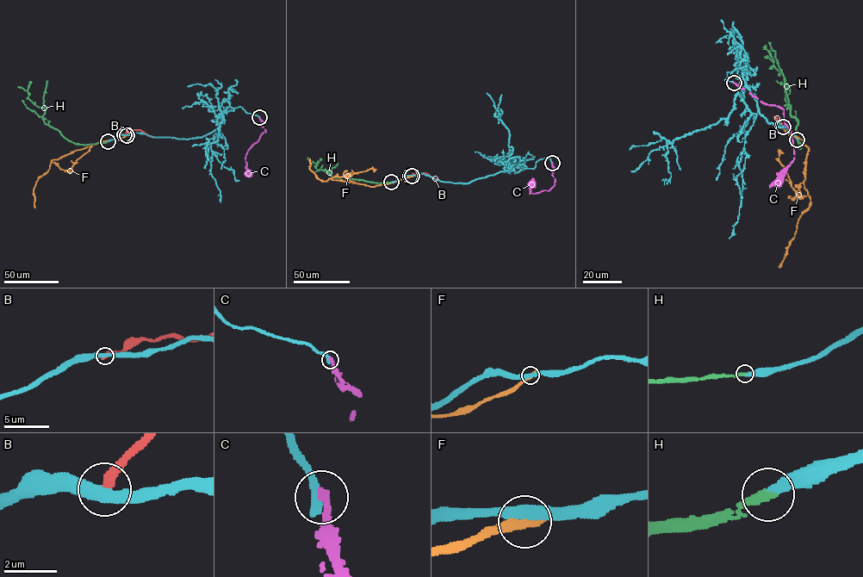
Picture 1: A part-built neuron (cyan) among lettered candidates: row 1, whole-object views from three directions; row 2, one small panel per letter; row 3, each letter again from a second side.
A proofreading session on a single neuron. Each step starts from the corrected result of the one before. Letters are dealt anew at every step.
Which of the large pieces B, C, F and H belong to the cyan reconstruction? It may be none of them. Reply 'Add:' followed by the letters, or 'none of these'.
Add: H

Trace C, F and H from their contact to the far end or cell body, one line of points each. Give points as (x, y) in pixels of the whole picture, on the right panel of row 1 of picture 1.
C: (734, 83), (760, 101), (783, 109), (784, 120), (792, 139), (793, 161), (769, 187)
F: (782, 127), (809, 148), (804, 181), (810, 203), (798, 219), (794, 237), (779, 268)
H: (797, 139), (800, 148), (795, 134), (798, 121), (790, 114), (785, 77), (773, 65), (770, 52), (765, 45)

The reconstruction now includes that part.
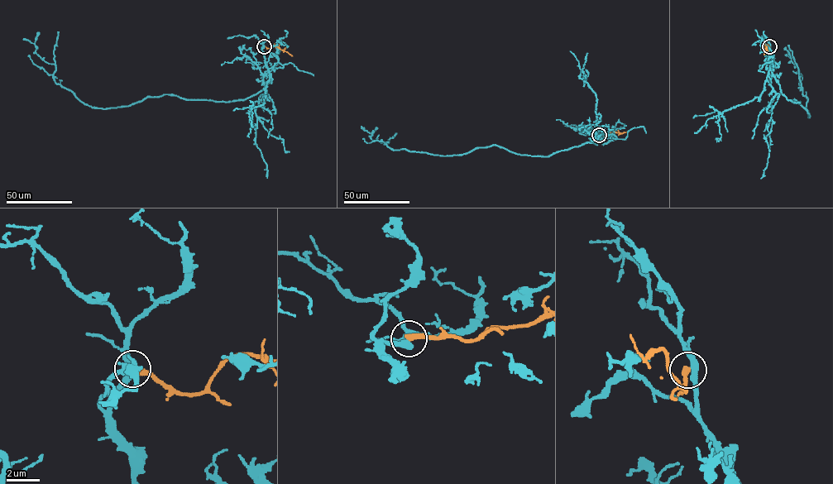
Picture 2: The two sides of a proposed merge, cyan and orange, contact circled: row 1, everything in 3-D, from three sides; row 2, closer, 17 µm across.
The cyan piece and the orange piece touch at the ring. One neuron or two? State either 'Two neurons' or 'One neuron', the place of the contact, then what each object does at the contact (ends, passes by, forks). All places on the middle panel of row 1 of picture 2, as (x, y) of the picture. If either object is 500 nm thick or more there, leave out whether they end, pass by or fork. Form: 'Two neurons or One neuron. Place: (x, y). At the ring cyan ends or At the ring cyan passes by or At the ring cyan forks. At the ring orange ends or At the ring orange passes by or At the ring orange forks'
Two neurons. Place: (599, 135). At the ring cyan passes by. At the ring orange ends

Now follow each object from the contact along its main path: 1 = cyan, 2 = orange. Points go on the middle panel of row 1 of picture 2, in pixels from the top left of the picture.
1: (599, 135), (548, 156), (495, 145), (440, 155), (392, 150), (371, 138), (376, 128)
2: (599, 135), (627, 131)

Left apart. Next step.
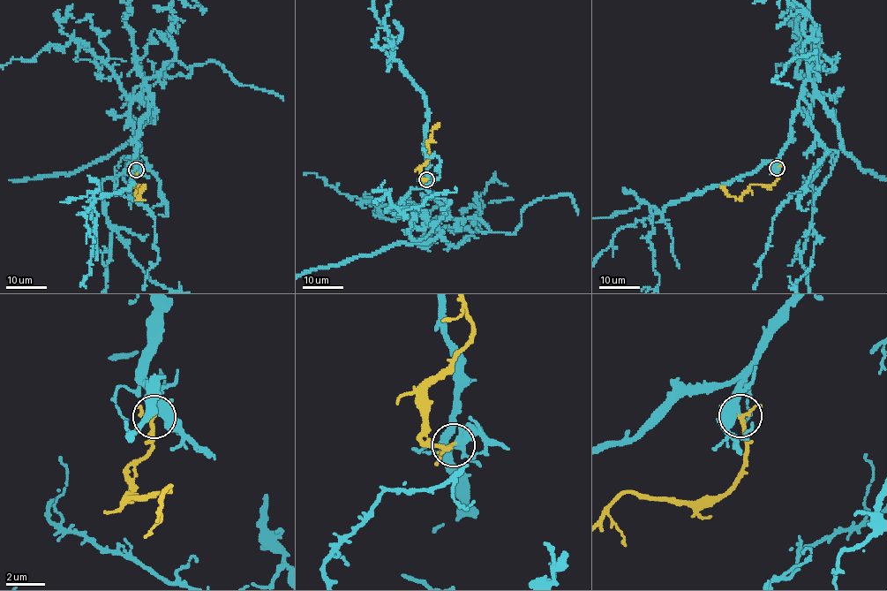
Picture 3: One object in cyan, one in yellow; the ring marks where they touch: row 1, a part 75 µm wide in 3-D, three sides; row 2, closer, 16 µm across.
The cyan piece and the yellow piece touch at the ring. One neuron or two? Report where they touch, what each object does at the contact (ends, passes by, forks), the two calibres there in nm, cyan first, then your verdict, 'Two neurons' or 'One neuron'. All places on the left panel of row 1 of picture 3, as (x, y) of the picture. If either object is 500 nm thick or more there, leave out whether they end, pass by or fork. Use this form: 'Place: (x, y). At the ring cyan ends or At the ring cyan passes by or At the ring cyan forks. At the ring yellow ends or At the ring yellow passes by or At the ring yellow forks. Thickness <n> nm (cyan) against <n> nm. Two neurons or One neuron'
Place: (136, 170). At the ring cyan passes by. At the ring yellow passes by. Thickness 360 nm (cyan) against 150 nm. One neuron

